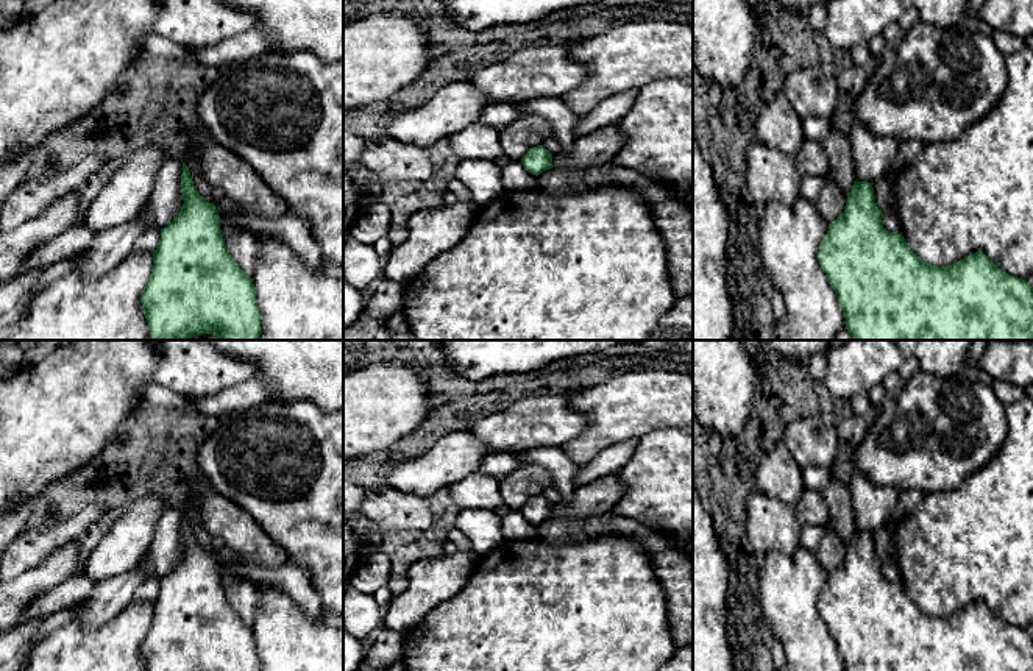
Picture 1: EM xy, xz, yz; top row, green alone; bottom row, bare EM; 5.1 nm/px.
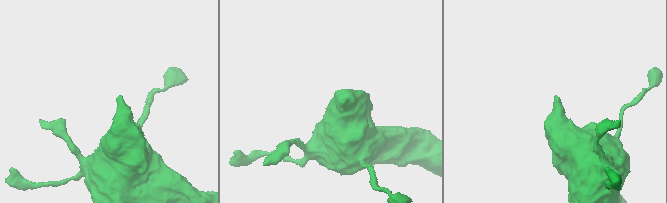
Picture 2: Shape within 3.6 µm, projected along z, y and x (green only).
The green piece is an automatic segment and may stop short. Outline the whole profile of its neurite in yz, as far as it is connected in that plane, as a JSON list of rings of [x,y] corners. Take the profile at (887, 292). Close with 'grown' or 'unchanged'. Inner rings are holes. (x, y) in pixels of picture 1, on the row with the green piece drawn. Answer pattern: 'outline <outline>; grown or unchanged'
outline [[[854,181],[844,212],[829,223],[818,251],[819,265],[838,296],[854,340],[1033,340],[1033,289],[1025,279],[1000,270],[983,251],[947,267],[924,262],[902,233],[883,228],[883,212],[875,203],[872,184]]]; unchanged

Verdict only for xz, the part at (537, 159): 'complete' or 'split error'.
complete

